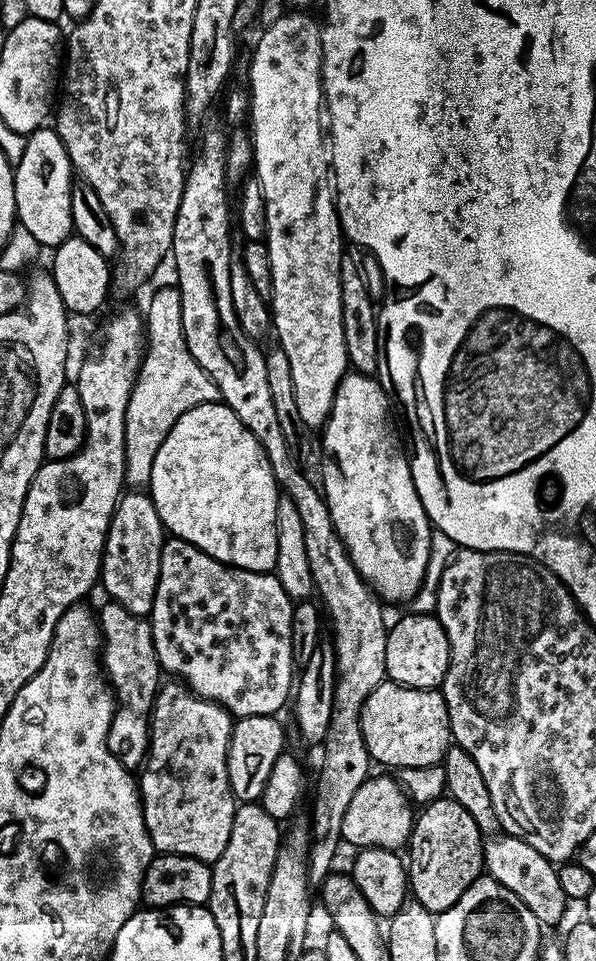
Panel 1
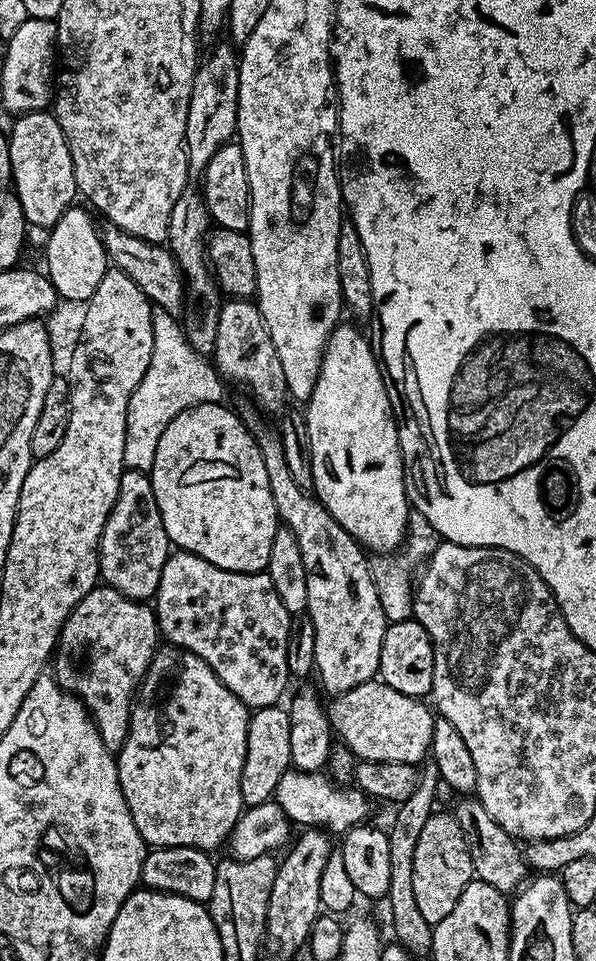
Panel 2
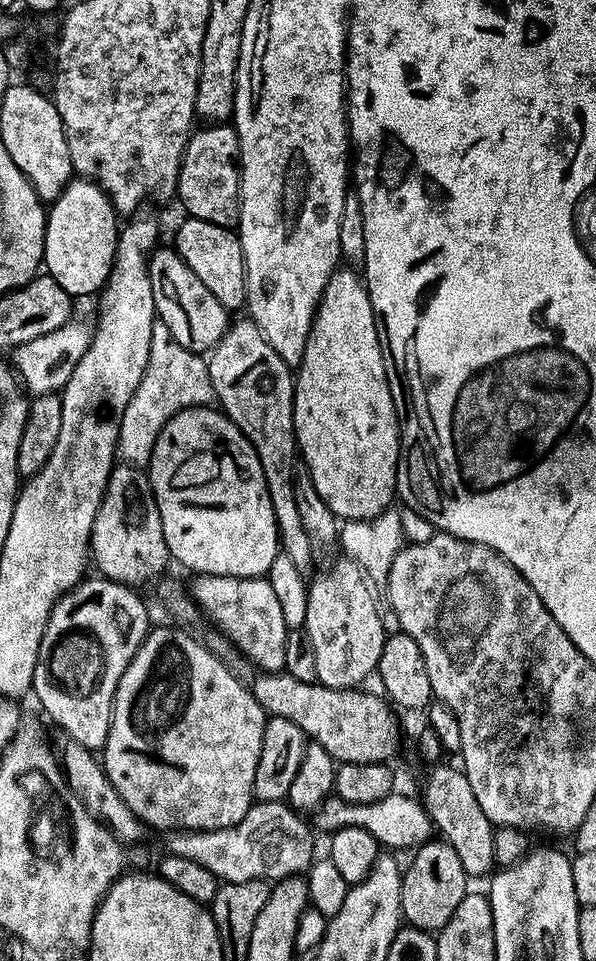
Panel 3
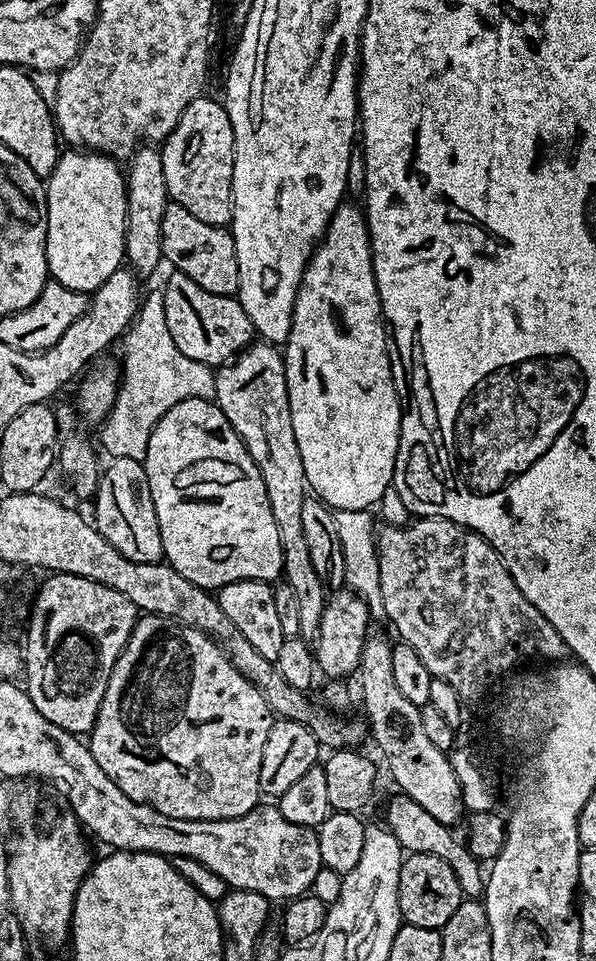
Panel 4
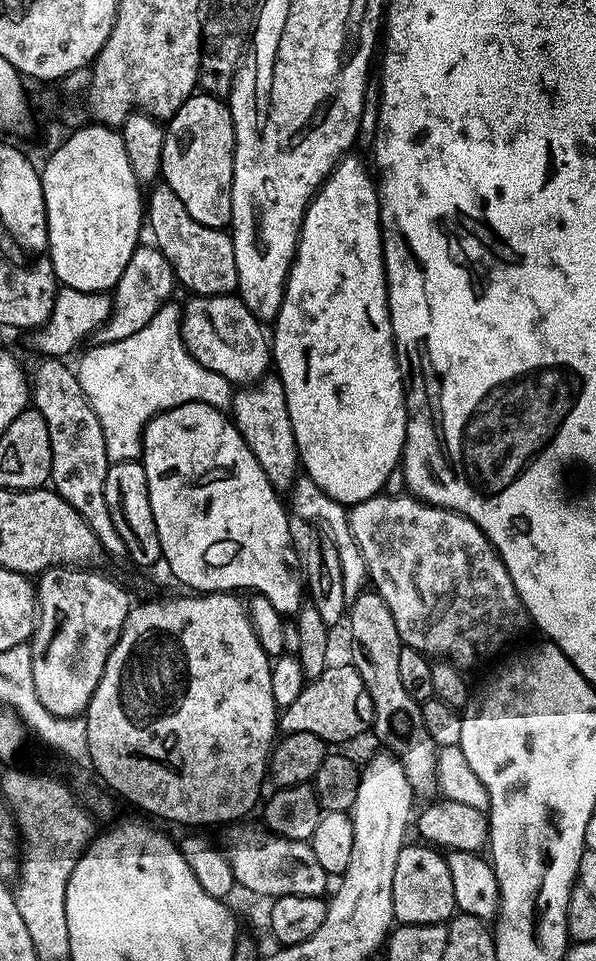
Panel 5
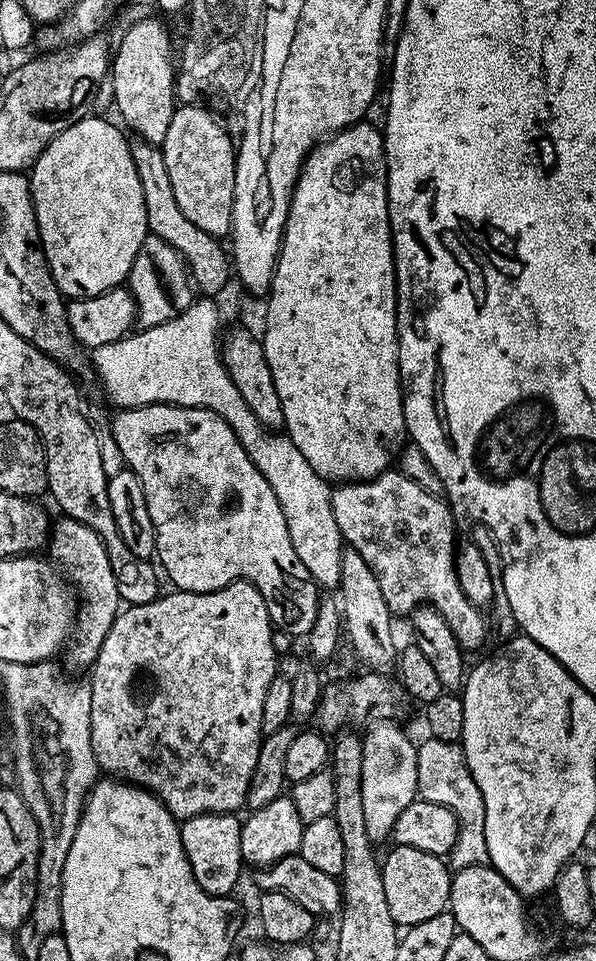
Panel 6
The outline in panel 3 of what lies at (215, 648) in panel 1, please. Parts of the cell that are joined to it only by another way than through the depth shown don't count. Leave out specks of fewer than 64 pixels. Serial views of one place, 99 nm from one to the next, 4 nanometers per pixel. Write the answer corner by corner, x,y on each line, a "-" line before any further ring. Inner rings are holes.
197,575
193,584
190,584
190,595
193,600
196,601
197,608
205,617
208,616
212,619
211,627
217,632
221,632
223,636
232,643
233,648
236,649
240,655
248,659
248,663
252,665
253,669
262,672
283,672
284,663
286,662
286,634
288,633
288,627
286,626
286,618
282,618
282,605
278,603
278,597
274,594
274,589
270,587
270,582
267,578
261,578
258,576
201,576

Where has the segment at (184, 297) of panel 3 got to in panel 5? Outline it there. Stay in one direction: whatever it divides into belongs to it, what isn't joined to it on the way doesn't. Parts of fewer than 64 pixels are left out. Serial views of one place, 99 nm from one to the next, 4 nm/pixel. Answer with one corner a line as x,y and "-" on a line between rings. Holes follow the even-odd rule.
193,295
188,299
192,300
183,301
180,318
180,336
188,353
206,366
206,370
222,374
222,378
234,386
247,386
263,380
270,368
270,340
265,325
257,320
239,295

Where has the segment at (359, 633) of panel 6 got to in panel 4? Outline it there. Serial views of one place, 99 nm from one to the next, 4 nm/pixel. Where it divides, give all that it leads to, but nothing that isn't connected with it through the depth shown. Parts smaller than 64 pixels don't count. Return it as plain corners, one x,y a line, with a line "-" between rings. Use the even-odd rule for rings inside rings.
369,635
364,641
362,658
358,669
360,676
360,692
364,695
364,712
368,715
367,727
370,736
376,739
384,760
388,763
388,772
397,784
399,791
408,796
422,810
427,810
438,822
449,826
456,823
465,815
466,809
462,802
462,790
458,786
458,778
454,774
454,766
449,753
438,750
432,745
430,738
422,727
421,705
410,702
398,691
394,682
392,668
393,641
384,636

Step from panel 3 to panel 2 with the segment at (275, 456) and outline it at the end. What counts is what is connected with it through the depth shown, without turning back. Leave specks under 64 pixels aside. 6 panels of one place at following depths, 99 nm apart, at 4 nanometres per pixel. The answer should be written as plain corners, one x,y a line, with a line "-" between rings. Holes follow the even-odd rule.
228,298
221,303
214,367
229,385
241,384
256,399
253,400
255,407
265,413
279,413
285,407
284,400
289,399
286,374
282,374
282,362
278,362
278,350
274,350
270,330
255,299

